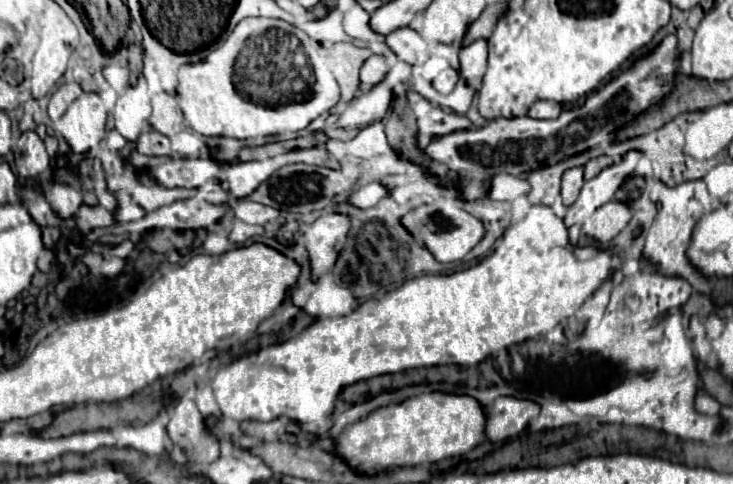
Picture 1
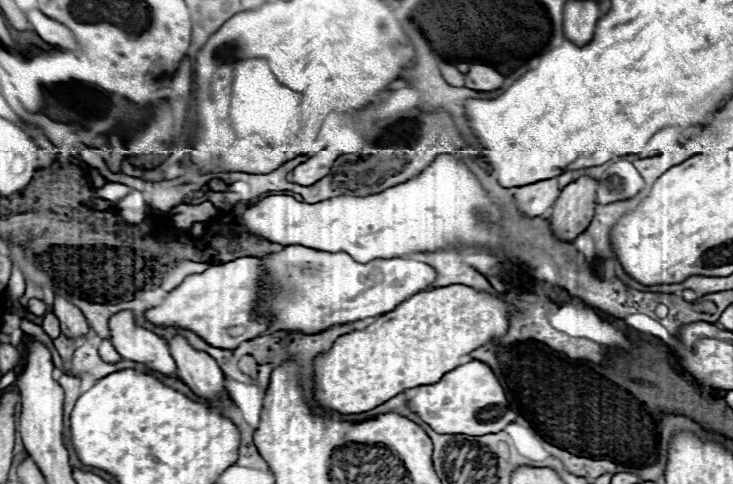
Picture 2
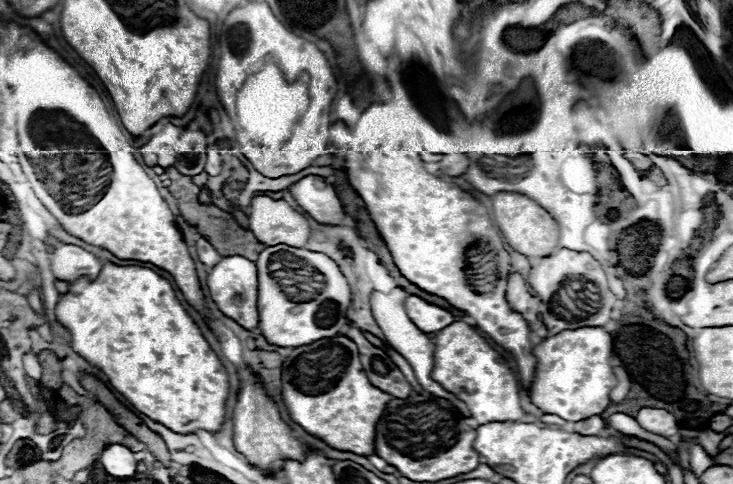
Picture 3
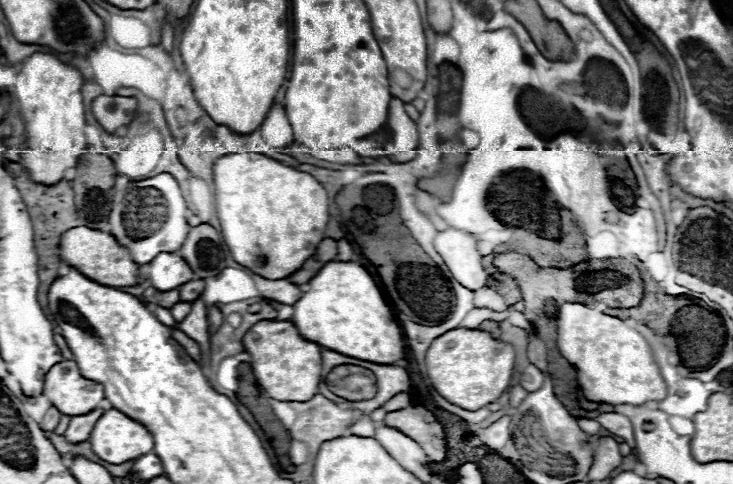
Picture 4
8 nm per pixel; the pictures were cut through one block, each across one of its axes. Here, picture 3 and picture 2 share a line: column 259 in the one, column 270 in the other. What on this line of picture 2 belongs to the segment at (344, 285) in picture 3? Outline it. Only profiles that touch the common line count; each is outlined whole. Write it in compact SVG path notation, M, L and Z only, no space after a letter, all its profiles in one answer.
M296 244L286 246L278 254L262 256L260 260L266 268L266 280L278 280L278 294L274 296L270 288L270 294L266 294L262 300L262 312L276 314L276 318L270 322L270 328L298 330L304 334L316 334L334 324L386 314L412 294L430 288L438 276L432 266L416 260L390 258L358 264L344 252L314 252L312 248Z

